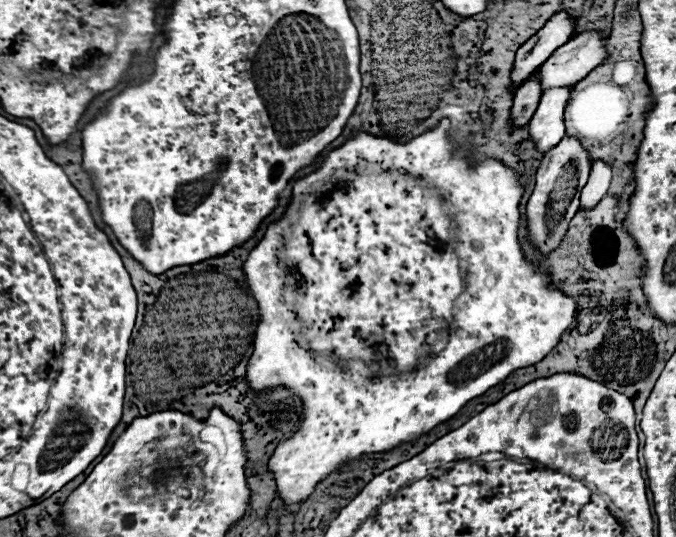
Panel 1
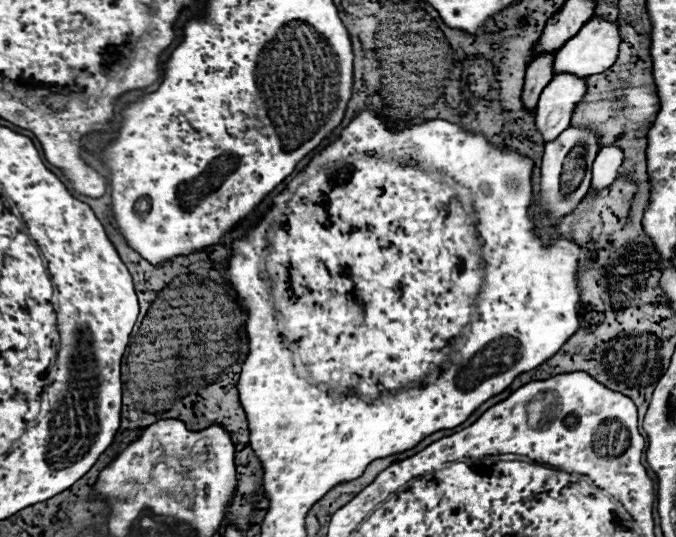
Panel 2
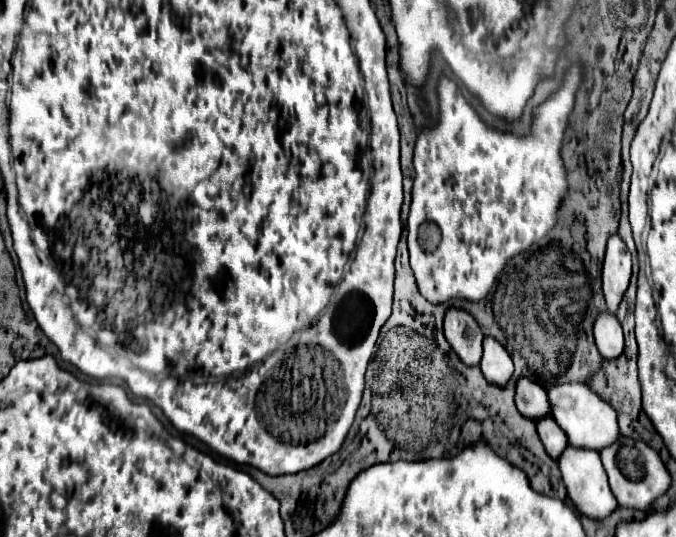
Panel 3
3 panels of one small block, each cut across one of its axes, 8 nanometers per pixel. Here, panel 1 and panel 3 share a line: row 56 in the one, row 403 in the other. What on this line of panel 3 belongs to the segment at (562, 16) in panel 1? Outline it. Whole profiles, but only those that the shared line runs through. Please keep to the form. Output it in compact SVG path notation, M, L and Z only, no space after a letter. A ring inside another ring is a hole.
M518 378L518 382L516 382L516 408L520 410L522 416L526 416L530 420L538 420L542 416L548 416L550 402L548 402L546 390L528 378Z

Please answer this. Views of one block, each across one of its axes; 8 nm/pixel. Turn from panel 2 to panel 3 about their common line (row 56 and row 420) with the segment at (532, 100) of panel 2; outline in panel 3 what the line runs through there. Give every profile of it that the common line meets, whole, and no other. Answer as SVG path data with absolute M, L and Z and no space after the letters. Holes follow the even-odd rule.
M544 416L540 420L536 420L536 430L538 430L538 436L542 434L542 444L546 448L546 452L558 460L558 456L562 454L564 446L568 444L568 438L566 434L562 432L562 428L550 418L550 416Z

